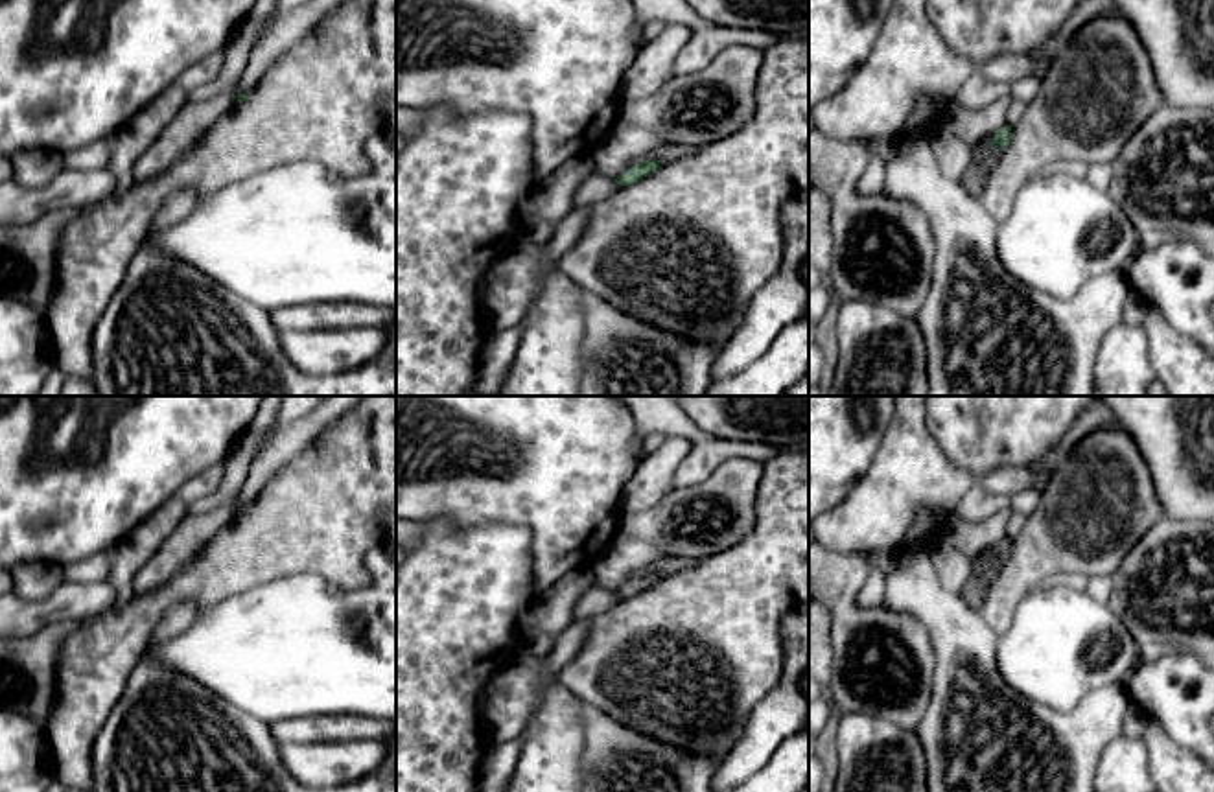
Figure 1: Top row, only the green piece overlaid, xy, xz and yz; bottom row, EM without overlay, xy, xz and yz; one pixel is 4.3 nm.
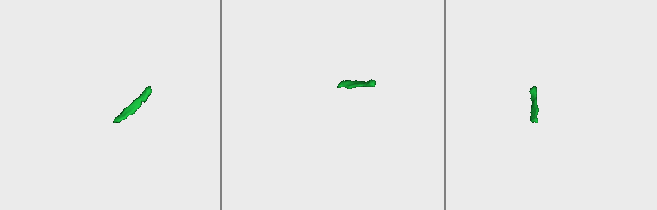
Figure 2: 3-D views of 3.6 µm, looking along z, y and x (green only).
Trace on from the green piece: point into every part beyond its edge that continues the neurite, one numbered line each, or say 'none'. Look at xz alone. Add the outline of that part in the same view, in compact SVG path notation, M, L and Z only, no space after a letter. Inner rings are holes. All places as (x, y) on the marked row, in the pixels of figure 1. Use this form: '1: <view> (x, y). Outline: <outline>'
1: xz (665, 153). Outline: M661 144L652 158L660 164L669 164L689 155L695 155L700 147L682 146L682 144Z

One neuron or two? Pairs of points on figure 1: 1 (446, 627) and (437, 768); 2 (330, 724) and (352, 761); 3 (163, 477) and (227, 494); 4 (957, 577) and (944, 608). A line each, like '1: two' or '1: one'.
1: one
2: two
3: two
4: two

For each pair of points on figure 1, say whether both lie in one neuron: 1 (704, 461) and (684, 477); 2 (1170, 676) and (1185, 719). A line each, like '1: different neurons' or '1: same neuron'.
1: same neuron
2: same neuron

